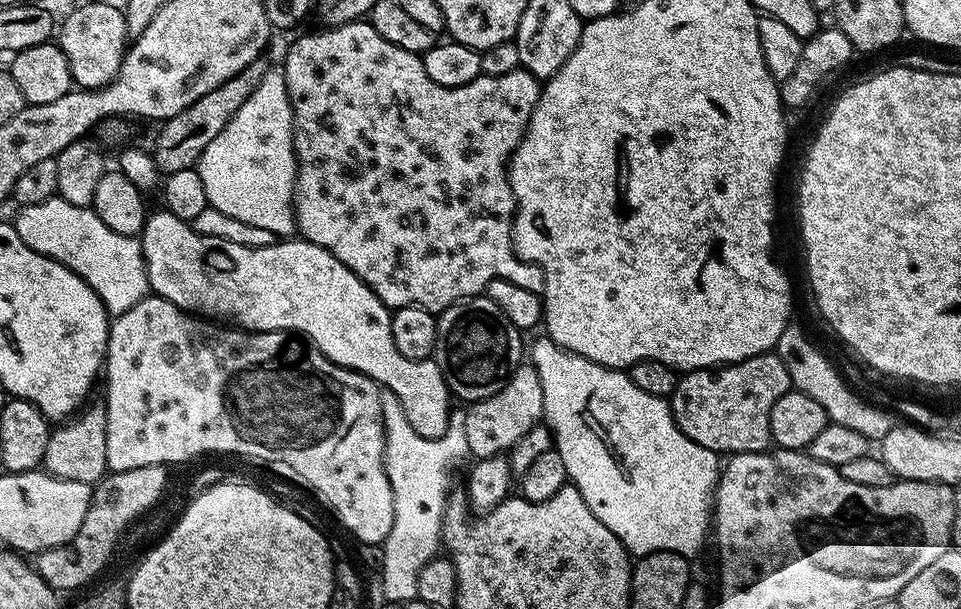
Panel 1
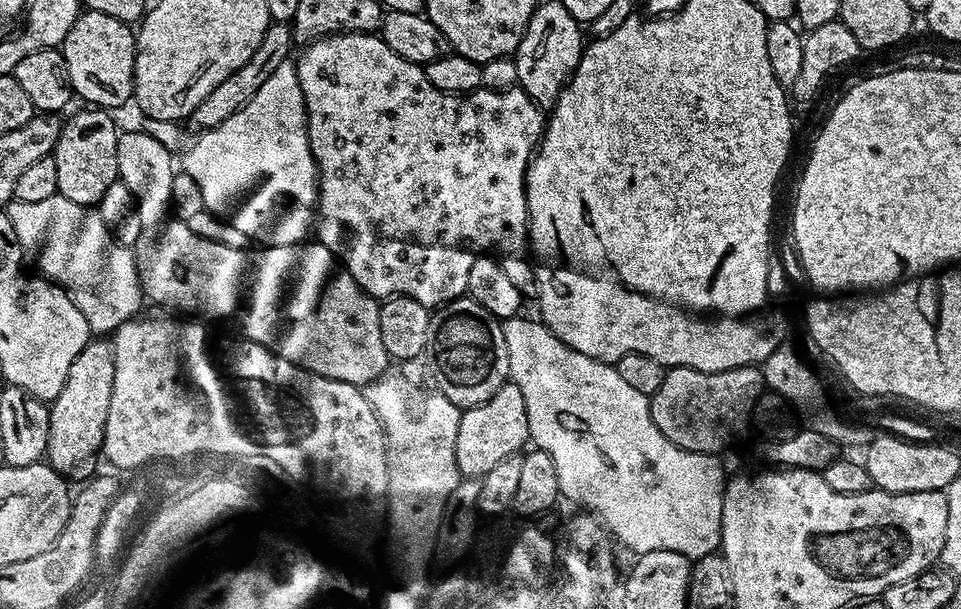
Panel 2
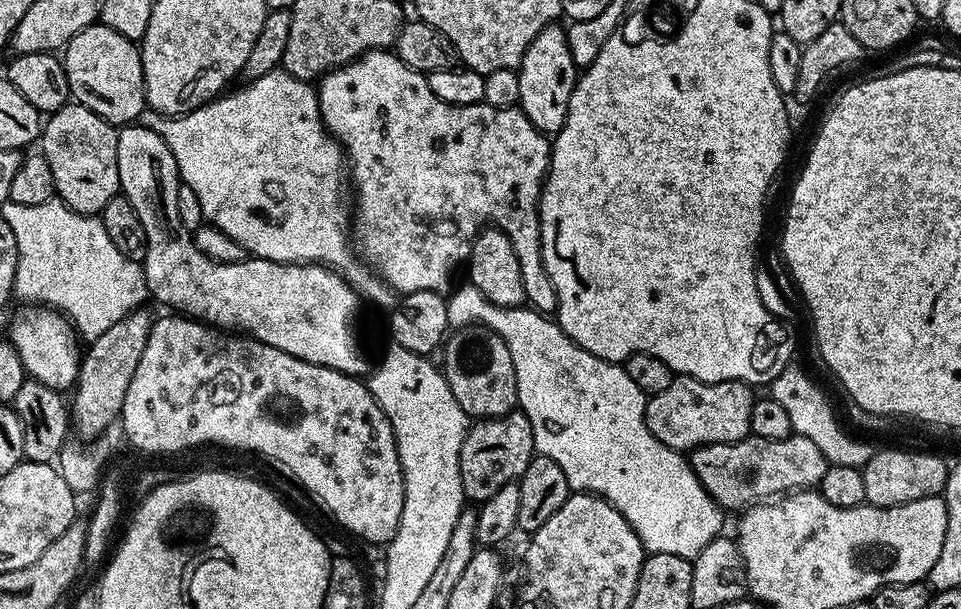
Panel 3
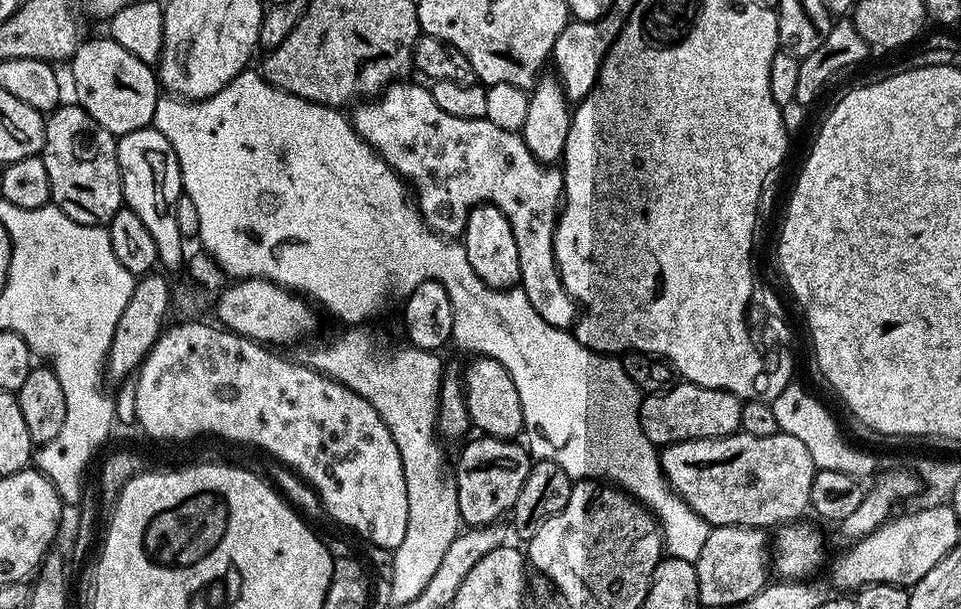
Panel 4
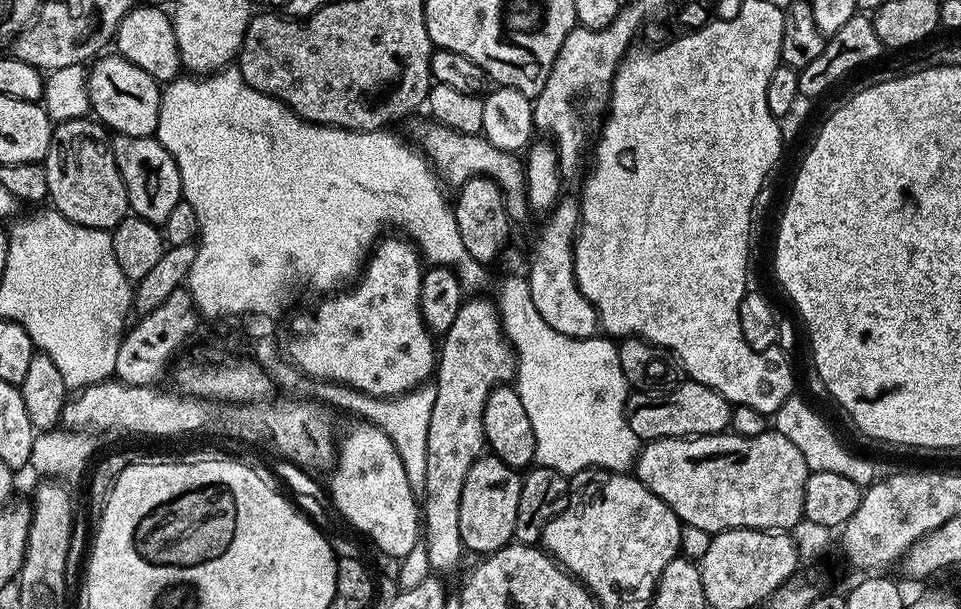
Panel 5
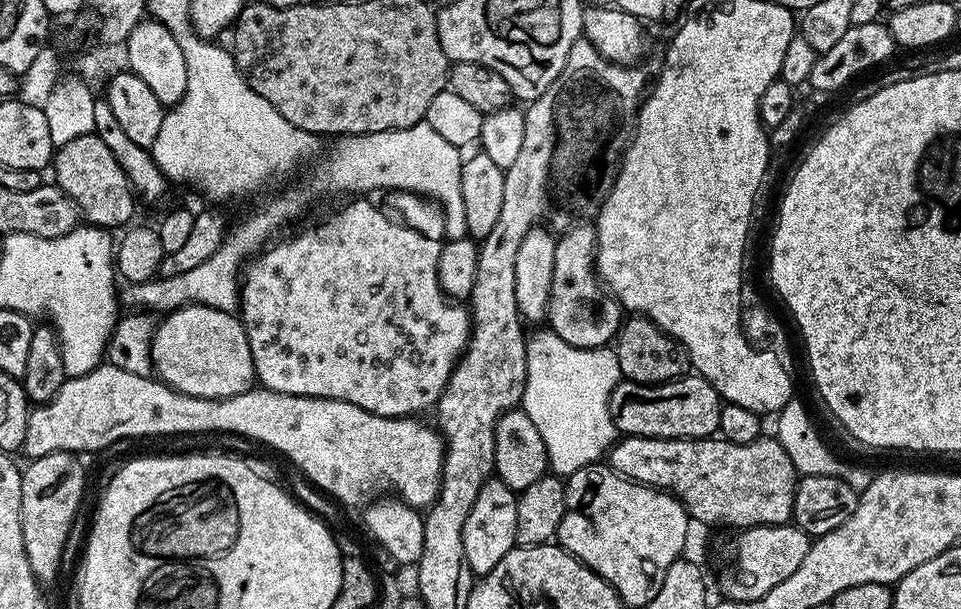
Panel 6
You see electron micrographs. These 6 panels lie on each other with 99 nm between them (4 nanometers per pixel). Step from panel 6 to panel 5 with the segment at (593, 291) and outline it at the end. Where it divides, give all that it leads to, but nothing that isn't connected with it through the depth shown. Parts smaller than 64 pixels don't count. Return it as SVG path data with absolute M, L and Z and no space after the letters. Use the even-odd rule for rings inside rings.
M567 198L561 199L551 212L543 217L544 232L536 236L532 244L532 257L528 260L526 279L530 298L534 302L534 310L542 314L542 319L558 334L566 334L570 338L586 339L597 335L598 321L594 306L582 294L574 274L574 258L572 248L576 244L576 230L580 226L579 203L572 204Z

